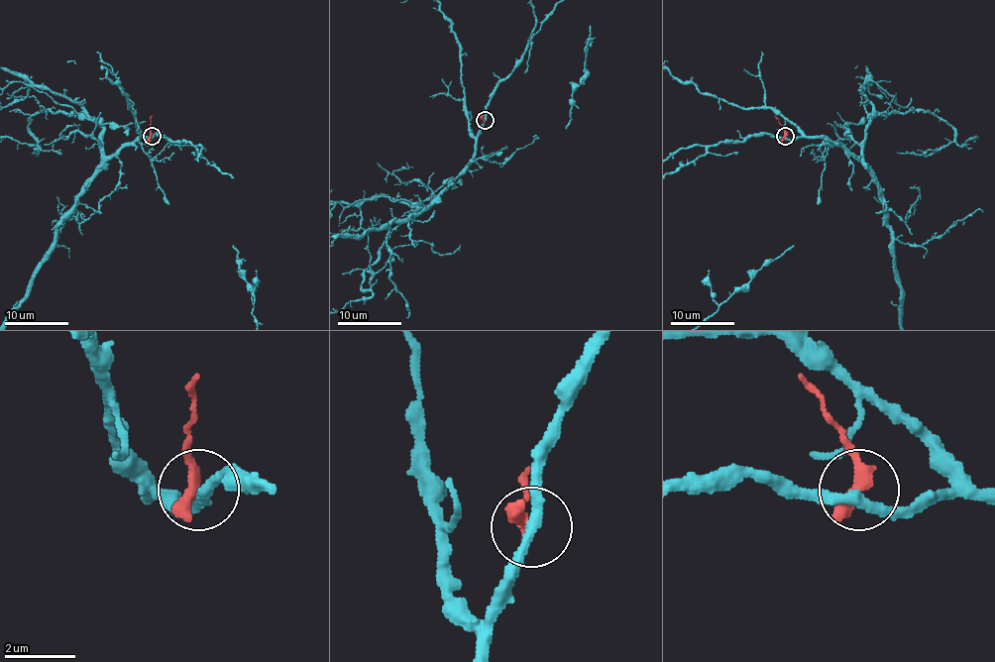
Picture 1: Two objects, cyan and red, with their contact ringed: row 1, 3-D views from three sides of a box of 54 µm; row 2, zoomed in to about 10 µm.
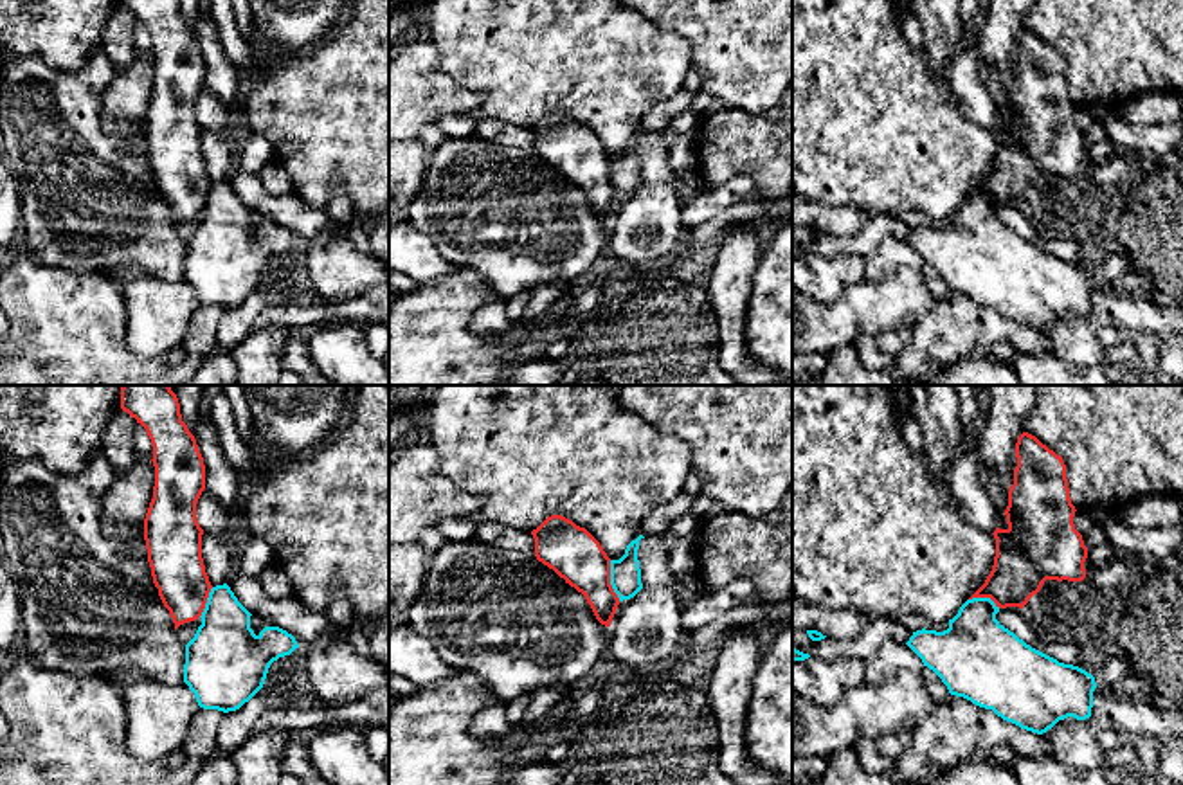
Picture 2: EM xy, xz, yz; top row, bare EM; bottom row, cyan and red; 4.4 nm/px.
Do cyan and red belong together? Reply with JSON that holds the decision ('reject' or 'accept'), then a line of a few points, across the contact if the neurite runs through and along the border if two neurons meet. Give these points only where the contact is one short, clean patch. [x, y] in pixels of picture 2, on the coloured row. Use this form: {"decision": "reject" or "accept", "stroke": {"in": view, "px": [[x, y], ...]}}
{"decision": "reject", "stroke": {"in": "xz", "px": [[609, 560], [609, 584], [620, 600]]}}

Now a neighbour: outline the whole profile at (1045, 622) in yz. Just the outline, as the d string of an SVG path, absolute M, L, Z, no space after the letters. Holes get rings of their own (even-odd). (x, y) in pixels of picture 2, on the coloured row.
M1037 603L1032 609L1023 607L1023 612L1034 628L1035 636L1043 643L1055 643L1059 639L1066 639L1059 634L1061 625L1064 623L1062 619L1062 609L1050 609L1044 603Z

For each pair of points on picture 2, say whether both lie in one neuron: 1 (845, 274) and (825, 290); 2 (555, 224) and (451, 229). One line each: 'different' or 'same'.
1: same
2: same

